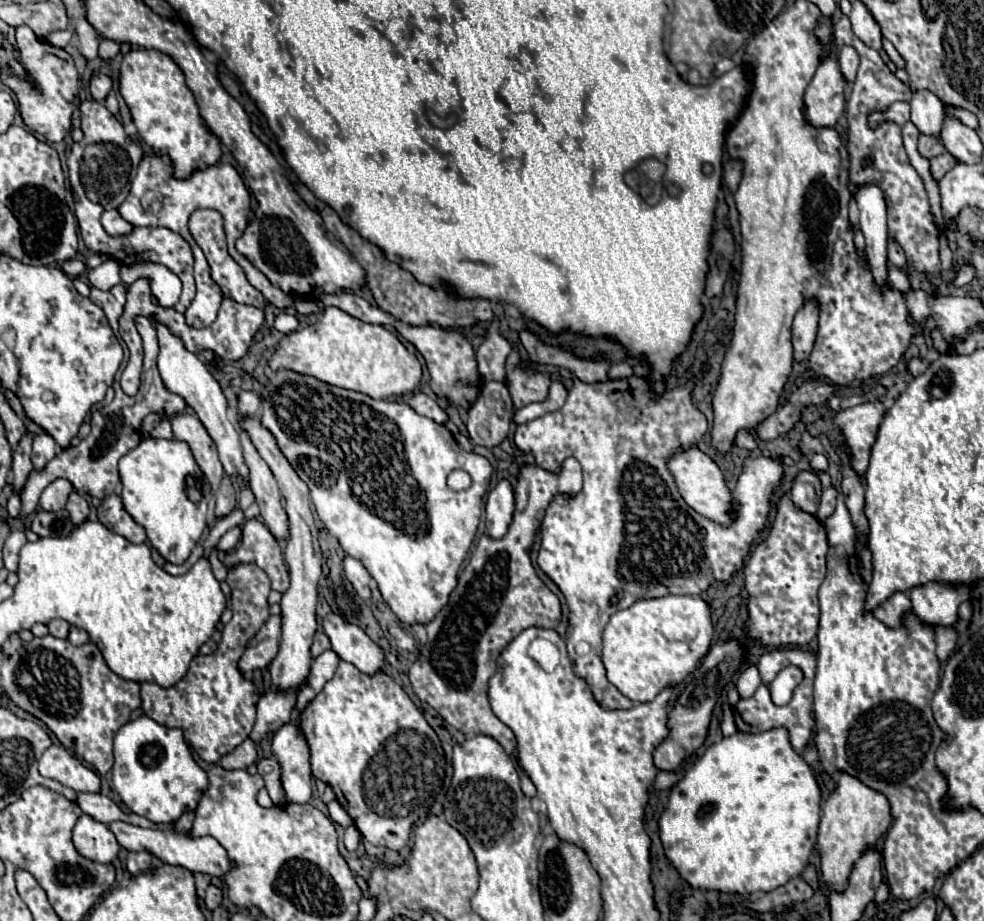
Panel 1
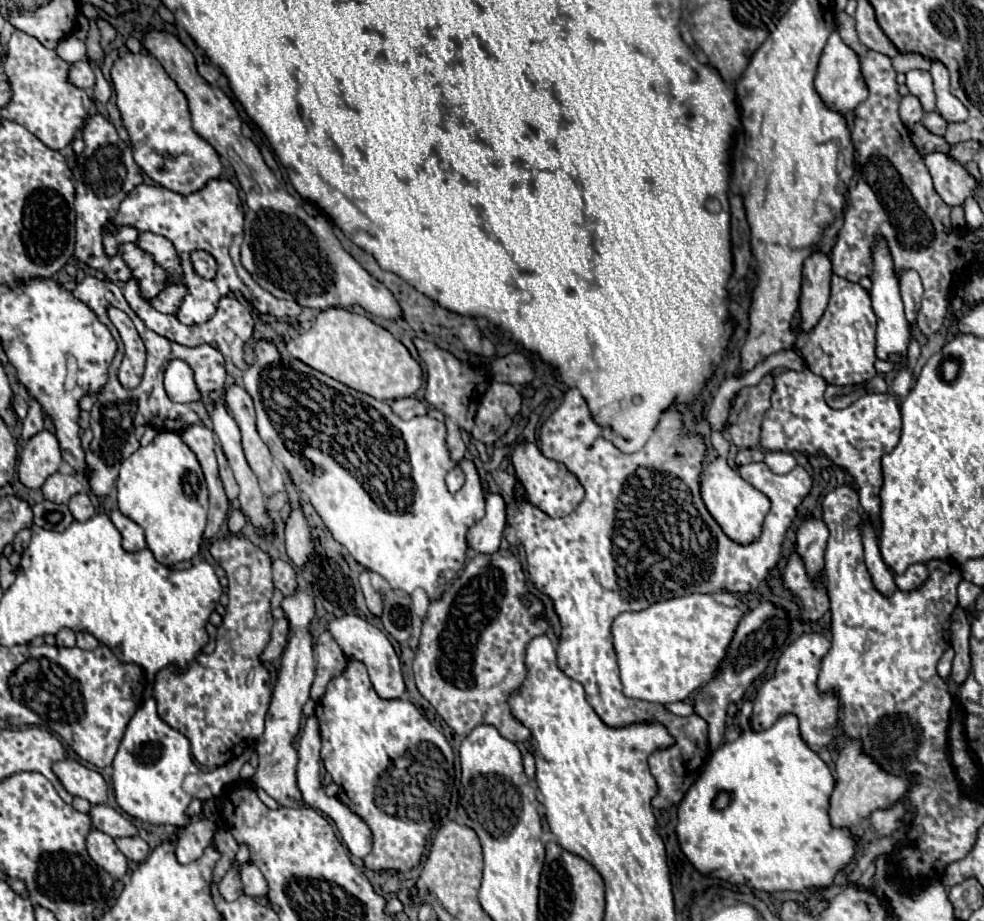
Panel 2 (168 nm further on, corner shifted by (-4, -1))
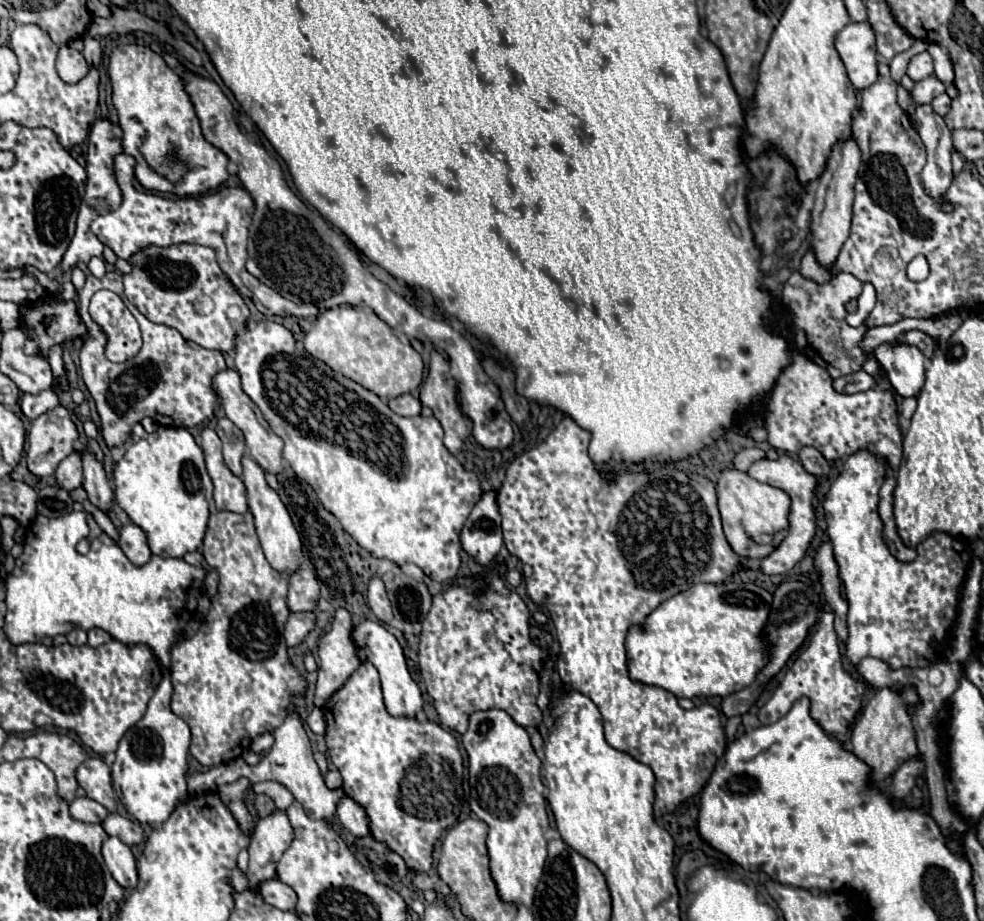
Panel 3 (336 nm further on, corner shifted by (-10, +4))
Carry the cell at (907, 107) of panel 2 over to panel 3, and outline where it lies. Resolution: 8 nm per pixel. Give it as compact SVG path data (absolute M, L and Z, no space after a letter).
M930 74L930 78L924 78L922 82L918 82L912 90L912 98L916 104L928 104L932 102L934 96L946 92L946 86L942 86L942 82L938 82L938 78L934 78L934 74Z

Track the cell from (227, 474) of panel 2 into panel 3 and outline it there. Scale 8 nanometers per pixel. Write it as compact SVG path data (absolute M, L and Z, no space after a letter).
M228 418L218 420L216 426L216 434L220 436L222 444L224 444L224 462L226 466L236 474L242 476L242 456L246 454L246 442L244 442L244 434L238 426L234 426L234 422L230 422Z

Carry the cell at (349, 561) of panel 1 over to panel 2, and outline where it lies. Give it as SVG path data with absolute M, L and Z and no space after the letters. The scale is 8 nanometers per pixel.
M362 571L362 575L360 575L360 585L362 585L362 591L364 591L366 605L368 605L370 613L376 615L376 617L380 617L380 613L382 613L382 597L380 597L380 593L370 585L370 575L368 575L368 571Z

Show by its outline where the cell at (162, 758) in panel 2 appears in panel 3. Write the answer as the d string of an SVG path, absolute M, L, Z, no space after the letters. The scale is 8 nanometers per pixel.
M164 678L154 696L148 702L148 710L140 722L136 722L120 740L116 760L112 764L112 786L128 810L128 814L140 824L158 826L166 822L178 802L188 796L186 770L188 770L188 746L190 728L170 710L172 684Z

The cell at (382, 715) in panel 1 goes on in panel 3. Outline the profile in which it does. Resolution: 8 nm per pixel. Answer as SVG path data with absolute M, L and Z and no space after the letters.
M362 662L358 666L358 670L348 678L348 682L338 690L334 692L326 704L322 706L322 712L324 712L324 718L328 722L328 728L326 728L326 746L328 746L328 756L332 760L332 764L338 768L338 772L342 774L342 790L346 792L346 796L350 796L354 802L358 802L364 810L366 810L366 816L368 816L368 826L370 826L370 834L376 838L376 840L382 840L390 846L392 852L400 854L408 868L414 870L414 872L428 872L432 868L432 852L434 852L434 844L438 842L438 838L442 836L444 830L448 830L450 826L454 826L458 822L458 816L462 812L462 774L464 774L464 766L462 766L462 756L460 756L460 750L458 750L458 742L456 738L446 732L444 728L440 728L438 724L434 722L424 722L420 724L418 720L414 718L394 718L386 712L384 708L384 702L382 702L382 690L380 690L380 678L378 678L378 670L374 668L374 664L370 662Z

